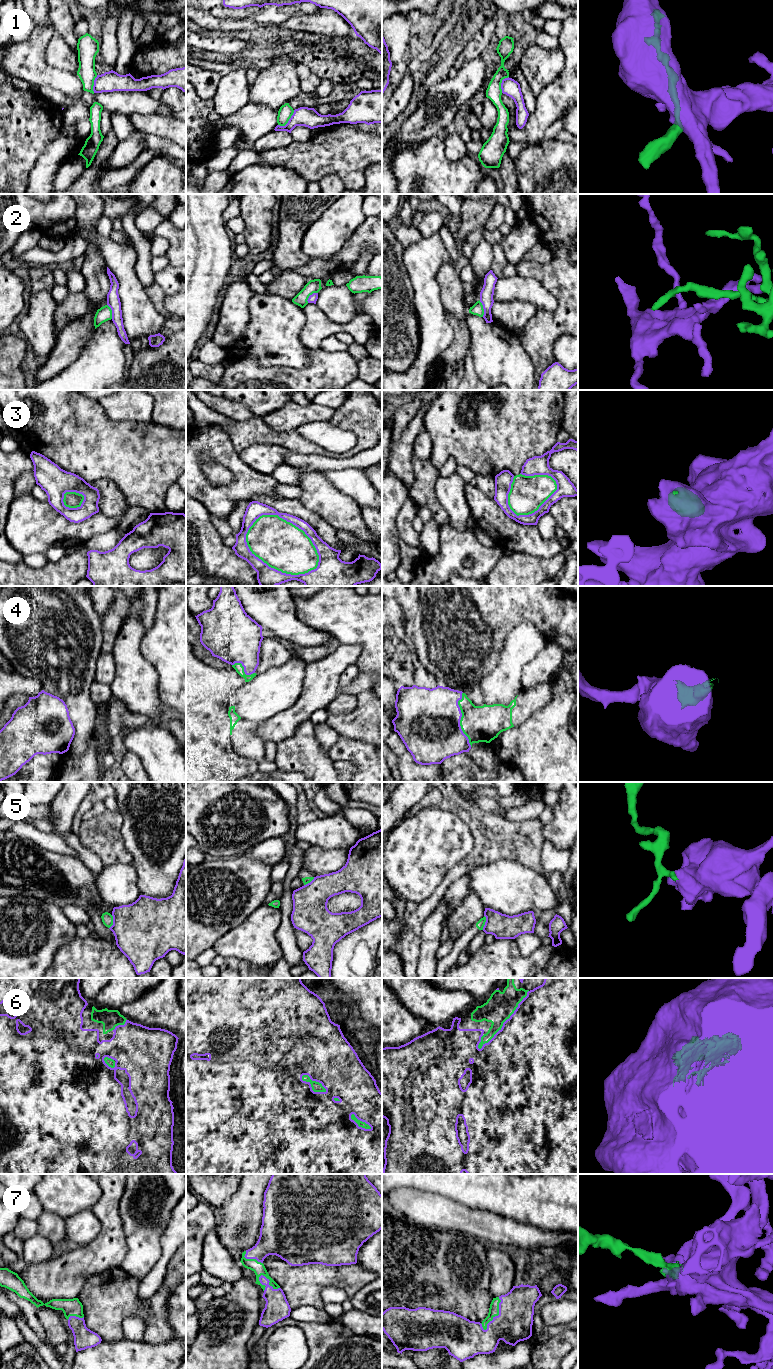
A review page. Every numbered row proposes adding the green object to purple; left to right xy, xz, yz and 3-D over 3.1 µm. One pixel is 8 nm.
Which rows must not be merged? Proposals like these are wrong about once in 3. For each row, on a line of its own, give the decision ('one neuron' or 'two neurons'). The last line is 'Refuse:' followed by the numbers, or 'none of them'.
1: two neurons
2: two neurons
3: two neurons
4: one neuron
5: two neurons
6: one neuron
7: one neuron
Refuse: 1, 2, 3, 5

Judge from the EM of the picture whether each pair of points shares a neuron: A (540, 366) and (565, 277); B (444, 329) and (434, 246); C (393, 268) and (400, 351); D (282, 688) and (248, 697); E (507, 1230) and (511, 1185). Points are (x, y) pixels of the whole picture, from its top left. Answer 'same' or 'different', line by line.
A: same
B: same
C: same
D: same
E: different

